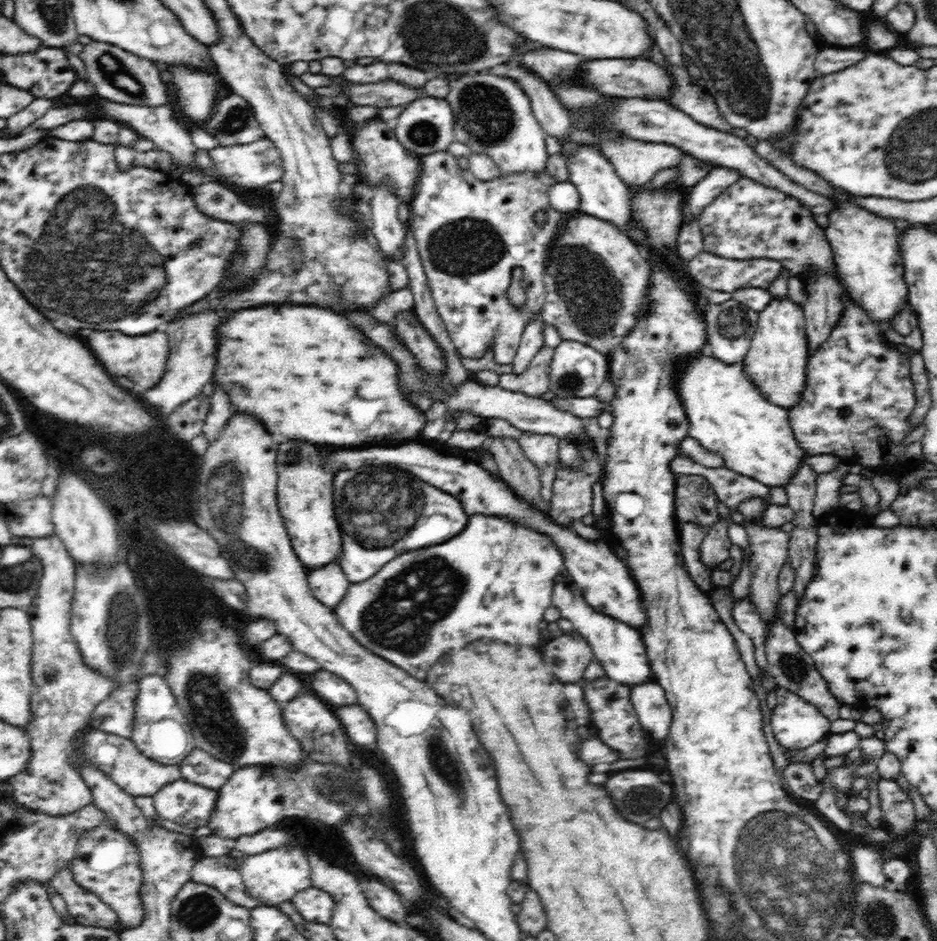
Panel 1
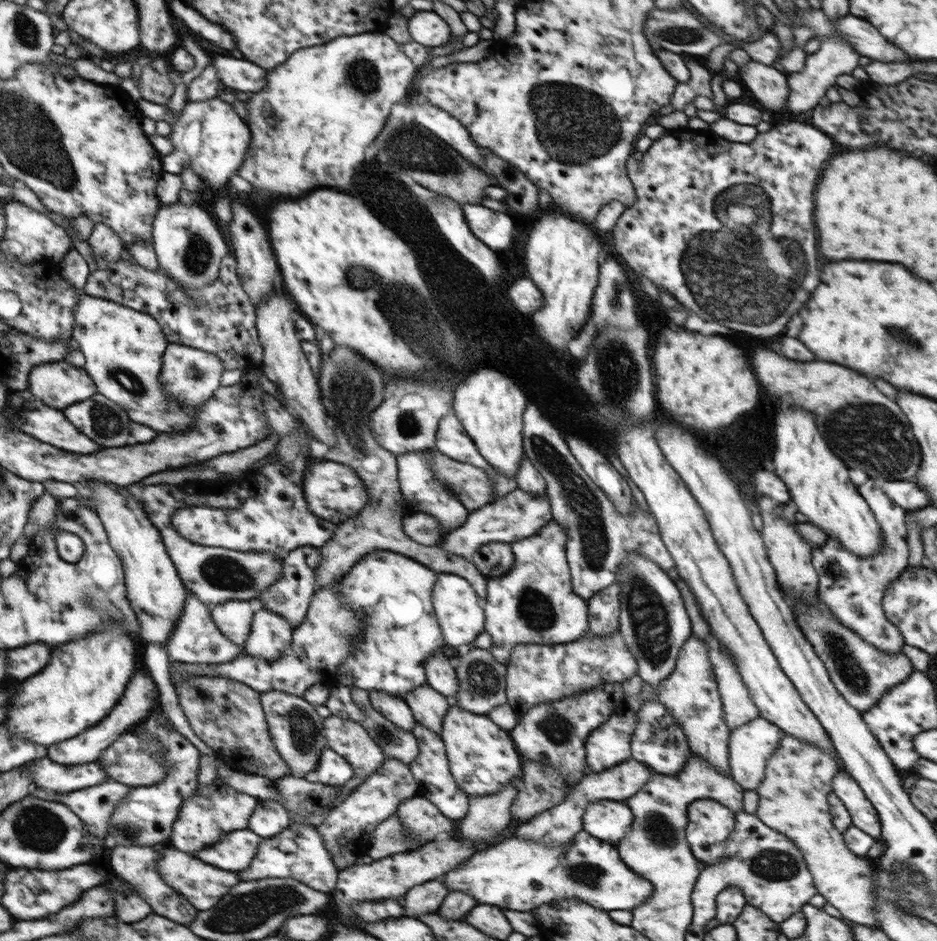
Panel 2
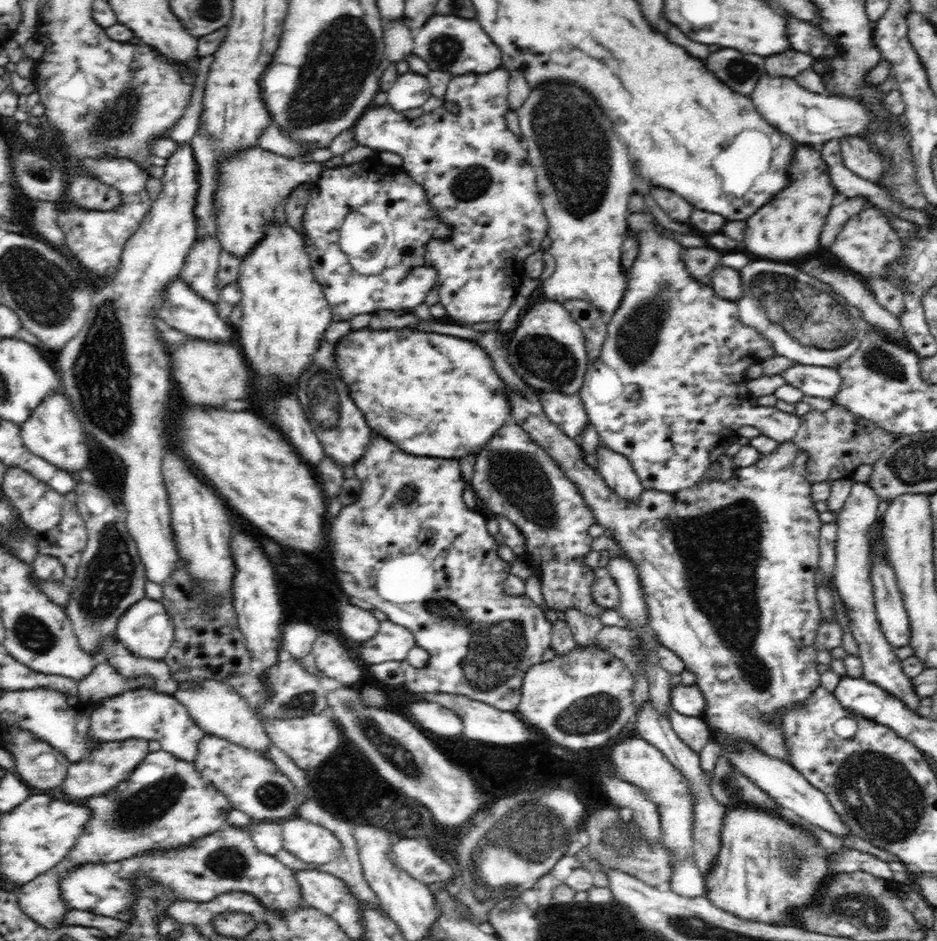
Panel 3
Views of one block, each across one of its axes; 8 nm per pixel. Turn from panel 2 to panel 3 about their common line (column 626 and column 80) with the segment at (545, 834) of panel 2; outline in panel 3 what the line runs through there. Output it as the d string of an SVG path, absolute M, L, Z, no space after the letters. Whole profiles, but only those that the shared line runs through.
M128 739L120 742L104 742L94 749L85 759L70 762L66 778L58 787L62 788L64 797L72 800L84 800L90 797L98 797L107 794L112 789L124 782L130 773L150 753L148 741L144 739Z

